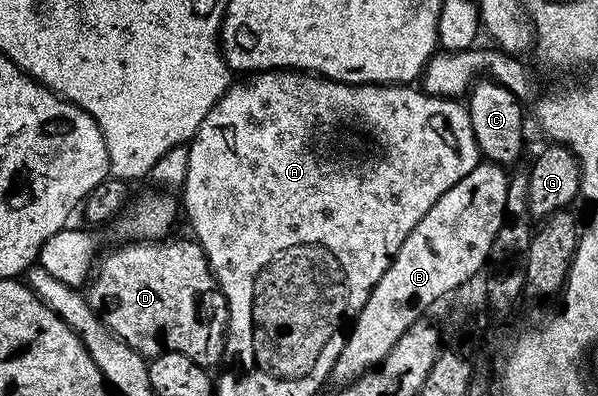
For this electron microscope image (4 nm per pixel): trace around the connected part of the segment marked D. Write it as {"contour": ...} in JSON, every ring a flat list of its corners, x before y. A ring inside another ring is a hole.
{"contour":[[188,236,175,238,132,240,127,244,120,244,117,250,112,250,104,259,99,259,94,277,87,283,86,297,90,308,99,313,110,332,114,332,140,354,157,356,163,352,178,352,200,366,216,368,221,365,224,339,228,337,228,301,220,291,206,252,199,242]]}

